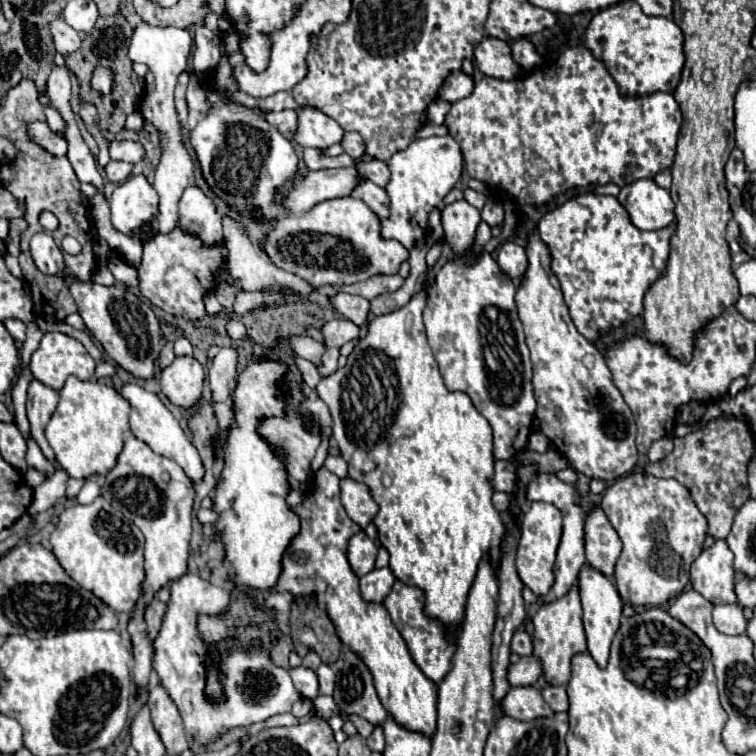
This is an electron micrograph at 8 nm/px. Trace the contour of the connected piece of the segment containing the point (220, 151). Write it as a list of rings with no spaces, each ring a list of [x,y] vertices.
[[[221,57],[219,65],[213,69],[213,77],[225,91],[211,87],[209,101],[213,103],[213,109],[191,131],[191,145],[199,157],[203,177],[215,195],[223,197],[233,209],[245,211],[257,207],[253,215],[273,221],[285,213],[283,203],[277,203],[275,199],[277,187],[297,175],[295,149],[263,119],[259,109],[245,109],[245,105],[239,105],[229,97],[229,91],[237,91],[237,83],[231,77],[231,67],[225,57]]]

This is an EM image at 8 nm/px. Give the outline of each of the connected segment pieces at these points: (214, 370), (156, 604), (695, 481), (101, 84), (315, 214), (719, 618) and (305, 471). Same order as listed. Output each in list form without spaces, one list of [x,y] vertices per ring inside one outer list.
[[[223,347],[209,369],[209,385],[211,385],[211,405],[221,403],[229,397],[229,383],[237,377],[239,353],[233,347]]]
[[[153,601],[147,611],[145,611],[145,619],[147,619],[147,625],[149,625],[149,637],[155,639],[159,629],[161,629],[161,623],[163,623],[163,613],[167,611],[167,605],[163,601]]]
[[[719,417],[685,437],[675,437],[673,441],[675,449],[665,459],[649,463],[645,471],[655,477],[677,479],[685,485],[699,511],[709,521],[709,535],[715,539],[725,539],[731,531],[735,513],[749,499],[747,465],[755,457],[755,443],[747,423],[733,417]]]
[[[97,67],[95,73],[93,73],[93,79],[91,79],[91,85],[101,93],[101,95],[107,95],[111,91],[111,85],[113,85],[113,73],[105,67]]]
[[[355,197],[329,199],[299,217],[279,217],[273,221],[269,235],[261,241],[261,249],[273,265],[295,273],[315,287],[353,285],[373,275],[393,275],[409,257],[409,251],[401,243],[393,239],[383,241],[379,229],[379,217],[363,201]]]
[[[717,605],[713,609],[713,623],[717,631],[725,635],[741,635],[745,633],[745,627],[747,627],[747,621],[739,605]]]
[[[303,399],[297,407],[289,407],[283,417],[261,417],[259,435],[271,445],[271,451],[283,461],[287,475],[295,481],[305,481],[309,475],[309,463],[321,445],[321,435],[331,435],[331,413],[321,399]]]

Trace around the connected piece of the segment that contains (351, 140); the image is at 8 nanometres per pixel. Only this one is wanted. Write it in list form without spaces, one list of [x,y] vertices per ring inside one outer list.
[[[349,131],[343,135],[343,141],[341,141],[341,147],[345,153],[349,153],[353,159],[361,159],[365,155],[365,145],[363,145],[363,139],[359,137],[359,133],[355,131]]]

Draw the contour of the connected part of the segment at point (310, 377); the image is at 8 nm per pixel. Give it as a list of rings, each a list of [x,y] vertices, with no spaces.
[[[294,355],[292,356],[298,370],[300,371],[303,380],[312,388],[315,389],[317,383],[322,379],[316,366],[311,362]]]

